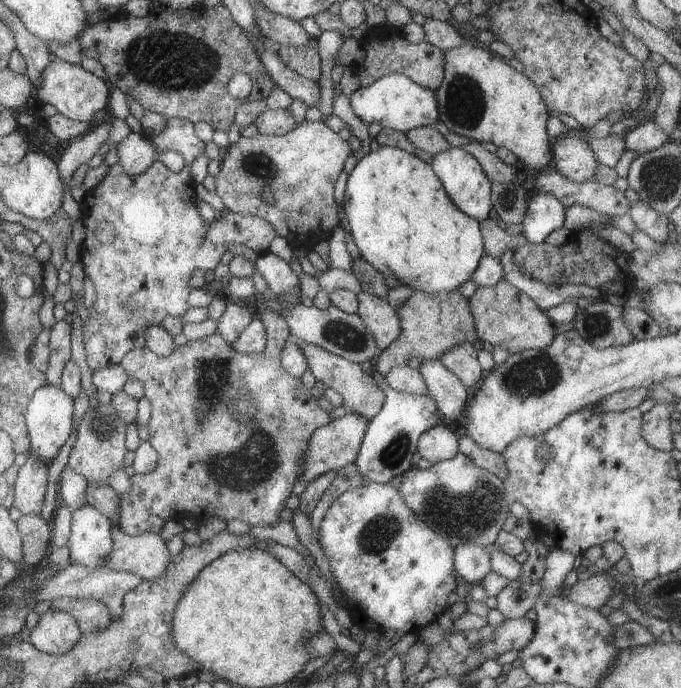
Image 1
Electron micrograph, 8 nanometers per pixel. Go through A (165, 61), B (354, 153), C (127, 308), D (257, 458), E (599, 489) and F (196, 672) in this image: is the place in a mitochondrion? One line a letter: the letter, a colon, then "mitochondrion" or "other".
A: mitochondrion
B: other
C: mitochondrion
D: mitochondrion
E: mitochondrion
F: other

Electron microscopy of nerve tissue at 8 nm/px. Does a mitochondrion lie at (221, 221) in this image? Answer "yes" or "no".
no

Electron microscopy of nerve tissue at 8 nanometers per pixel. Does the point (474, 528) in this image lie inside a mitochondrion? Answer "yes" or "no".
no

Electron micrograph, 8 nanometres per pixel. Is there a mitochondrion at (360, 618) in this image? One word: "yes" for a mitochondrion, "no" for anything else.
no

